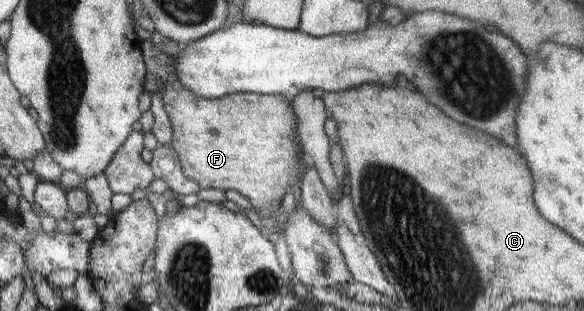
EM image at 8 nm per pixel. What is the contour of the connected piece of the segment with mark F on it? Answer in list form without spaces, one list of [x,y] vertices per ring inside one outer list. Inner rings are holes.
[[[142,35],[140,49],[146,69],[142,89],[151,97],[161,92],[163,107],[167,117],[170,118],[173,132],[169,147],[175,150],[183,175],[197,183],[201,190],[208,188],[223,190],[223,192],[235,190],[249,199],[252,209],[257,214],[263,215],[264,222],[271,224],[276,218],[280,218],[281,205],[290,196],[291,188],[299,183],[306,169],[306,158],[302,147],[300,145],[297,149],[291,137],[298,128],[298,119],[288,99],[280,93],[275,95],[232,93],[215,99],[196,96],[180,84],[174,70],[176,61],[173,61],[171,56],[158,51],[147,36]],[[274,203],[279,203],[277,211],[270,210]]]

